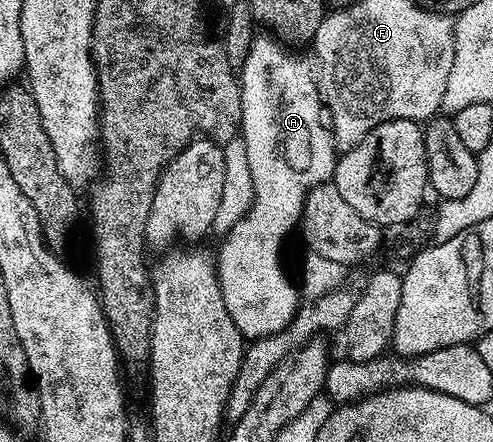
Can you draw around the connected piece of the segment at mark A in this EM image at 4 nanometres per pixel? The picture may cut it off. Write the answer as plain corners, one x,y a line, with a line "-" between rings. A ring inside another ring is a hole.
257,34
238,71
242,97
240,135
250,161
250,177
254,177
254,201
244,217
223,236
224,244
220,252
215,252
214,258
223,300
226,301
226,313
230,313
230,321
234,321
240,334
250,341
286,329
296,315
296,308
301,306
301,292
284,272
280,254
284,251
288,234
297,230
308,192
320,183
329,182
336,173
336,142
332,140
329,124
322,114
320,88
316,86
313,68
309,60
307,63
299,59
292,51
295,50
286,49
285,44
271,34

